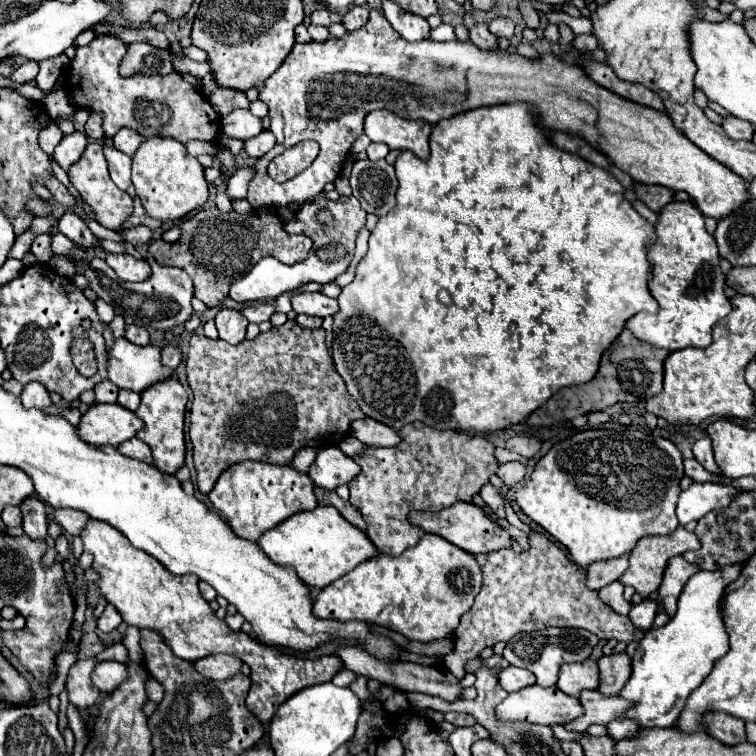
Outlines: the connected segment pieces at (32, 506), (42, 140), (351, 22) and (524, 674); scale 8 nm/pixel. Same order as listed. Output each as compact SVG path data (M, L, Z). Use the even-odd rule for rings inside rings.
M25 498L21 502L23 512L23 530L29 538L45 538L47 536L47 508L37 498Z
M49 122L45 128L41 128L39 132L39 146L43 148L43 152L47 152L49 156L53 154L53 148L57 142L61 142L63 132L59 130L59 126L55 122Z
M355 6L353 10L349 10L349 12L343 16L341 24L351 32L351 30L357 30L357 28L365 26L367 20L369 20L369 10L367 10L365 6Z
M507 666L505 670L499 672L499 684L507 690L507 692L517 692L525 686L535 684L535 674L525 670L525 668L517 668L517 666Z

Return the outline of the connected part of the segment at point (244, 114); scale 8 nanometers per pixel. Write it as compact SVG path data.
M233 110L223 118L223 132L229 138L237 138L245 142L249 138L255 138L261 130L263 130L261 120L253 116L249 110Z

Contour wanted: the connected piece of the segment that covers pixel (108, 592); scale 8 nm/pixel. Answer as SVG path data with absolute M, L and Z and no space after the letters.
M89 520L87 528L81 532L81 540L85 544L85 552L93 554L95 558L93 568L101 576L97 582L101 594L119 610L125 624L137 628L153 628L155 632L161 632L173 654L187 662L195 662L197 658L209 654L233 654L251 668L247 708L263 724L273 718L277 706L289 696L307 686L329 682L343 668L341 658L335 654L319 658L299 658L285 654L277 648L263 646L241 630L231 632L227 622L219 620L209 602L199 594L197 576L171 574L159 560L155 560L143 550L133 548L129 540L125 540L125 536L117 532L117 528L105 522Z

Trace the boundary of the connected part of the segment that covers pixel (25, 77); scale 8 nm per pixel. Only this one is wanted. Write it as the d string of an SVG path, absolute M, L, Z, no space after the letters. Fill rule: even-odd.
M25 62L25 64L21 64L21 66L13 72L11 80L17 82L17 84L33 82L35 76L37 76L37 72L39 72L39 64L37 64L37 62Z

